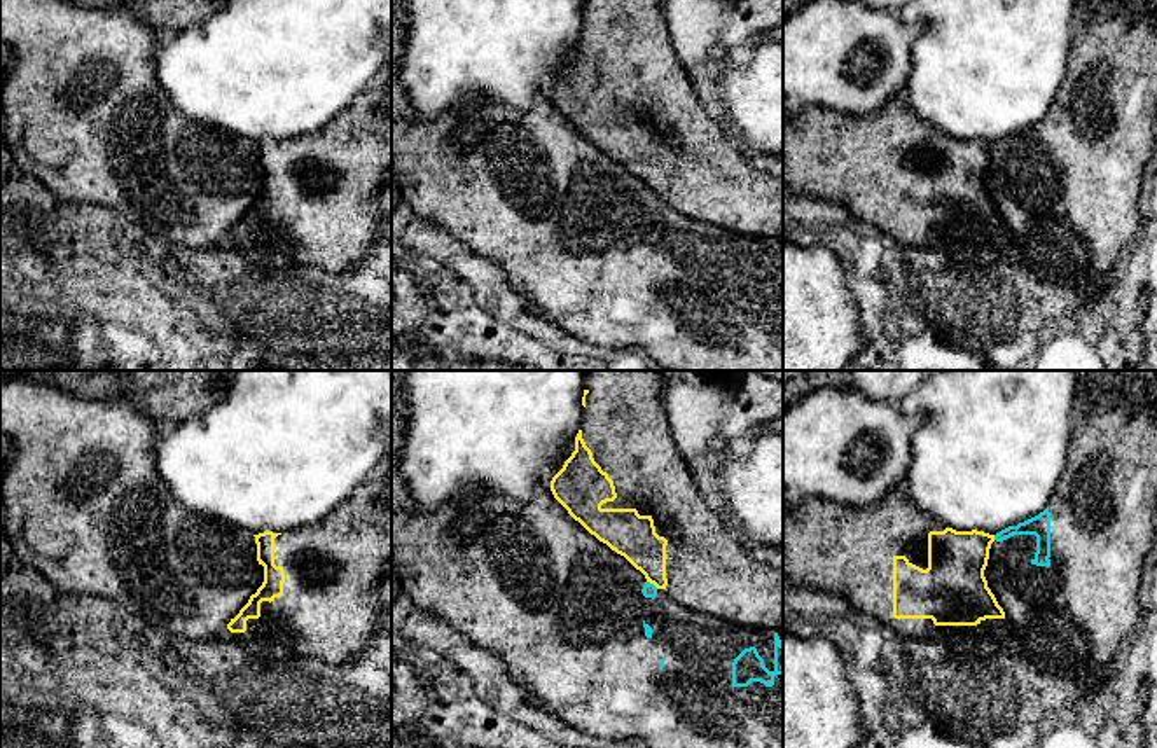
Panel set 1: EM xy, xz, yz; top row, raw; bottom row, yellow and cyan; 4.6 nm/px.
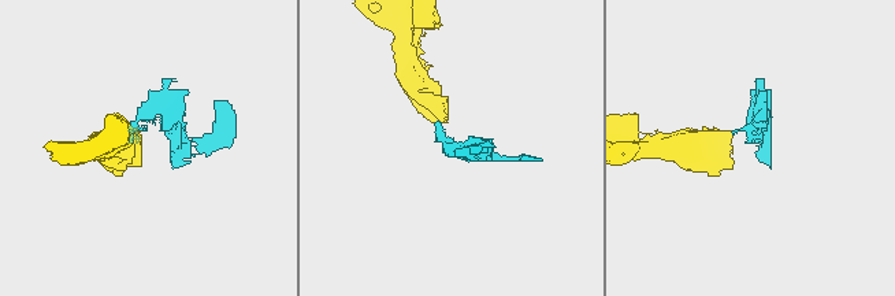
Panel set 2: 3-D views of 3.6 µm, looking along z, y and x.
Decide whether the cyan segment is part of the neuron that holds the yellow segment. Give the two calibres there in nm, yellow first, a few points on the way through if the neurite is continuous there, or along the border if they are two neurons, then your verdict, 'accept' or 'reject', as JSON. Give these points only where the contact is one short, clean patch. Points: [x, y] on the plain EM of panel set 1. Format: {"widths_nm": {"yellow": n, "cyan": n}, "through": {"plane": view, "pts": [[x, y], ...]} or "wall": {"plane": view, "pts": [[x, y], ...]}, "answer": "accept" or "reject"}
{"widths_nm": {"yellow": 200, "cyan": 70}, "wall": {"plane": "xz", "pts": [[647, 189], [658, 196]]}, "answer": "reject"}

